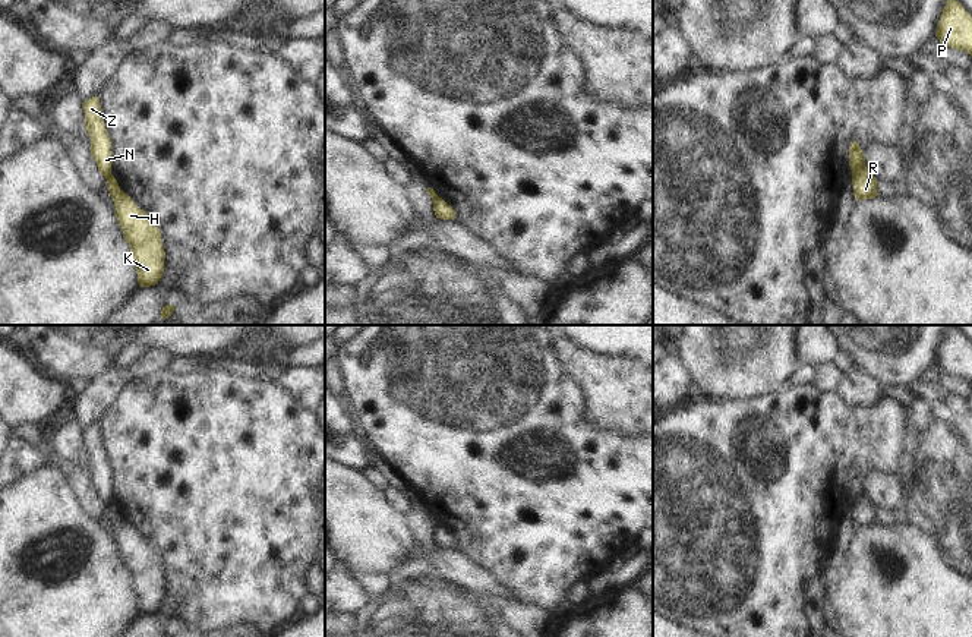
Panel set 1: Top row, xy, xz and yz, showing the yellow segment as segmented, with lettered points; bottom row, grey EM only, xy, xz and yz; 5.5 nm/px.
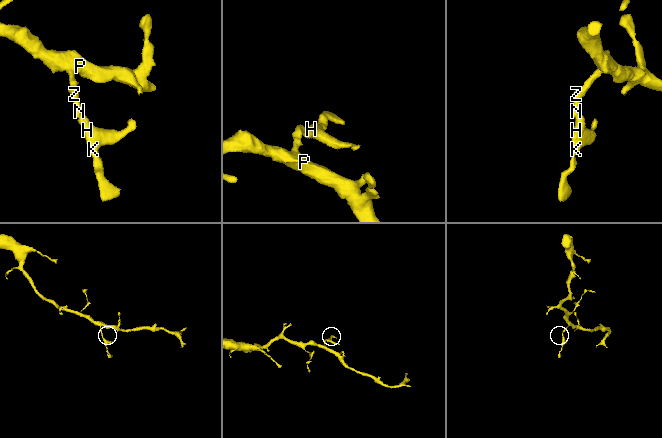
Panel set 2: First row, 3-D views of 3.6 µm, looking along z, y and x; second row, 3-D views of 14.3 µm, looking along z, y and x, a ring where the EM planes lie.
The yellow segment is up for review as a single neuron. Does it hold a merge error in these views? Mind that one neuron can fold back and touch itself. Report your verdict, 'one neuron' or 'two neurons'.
two neurons

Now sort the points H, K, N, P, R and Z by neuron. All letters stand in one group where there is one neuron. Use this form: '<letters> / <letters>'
H K R / N P Z

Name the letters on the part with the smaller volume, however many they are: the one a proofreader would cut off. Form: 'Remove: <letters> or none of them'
Remove: H, K, R

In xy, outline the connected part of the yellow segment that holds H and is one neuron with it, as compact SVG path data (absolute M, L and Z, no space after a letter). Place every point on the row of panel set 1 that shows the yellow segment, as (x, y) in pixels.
M114 176L107 179L108 192L116 206L117 223L130 245L141 287L158 284L164 272L164 246L157 223L124 193Z

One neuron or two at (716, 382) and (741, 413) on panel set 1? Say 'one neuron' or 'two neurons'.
two neurons

